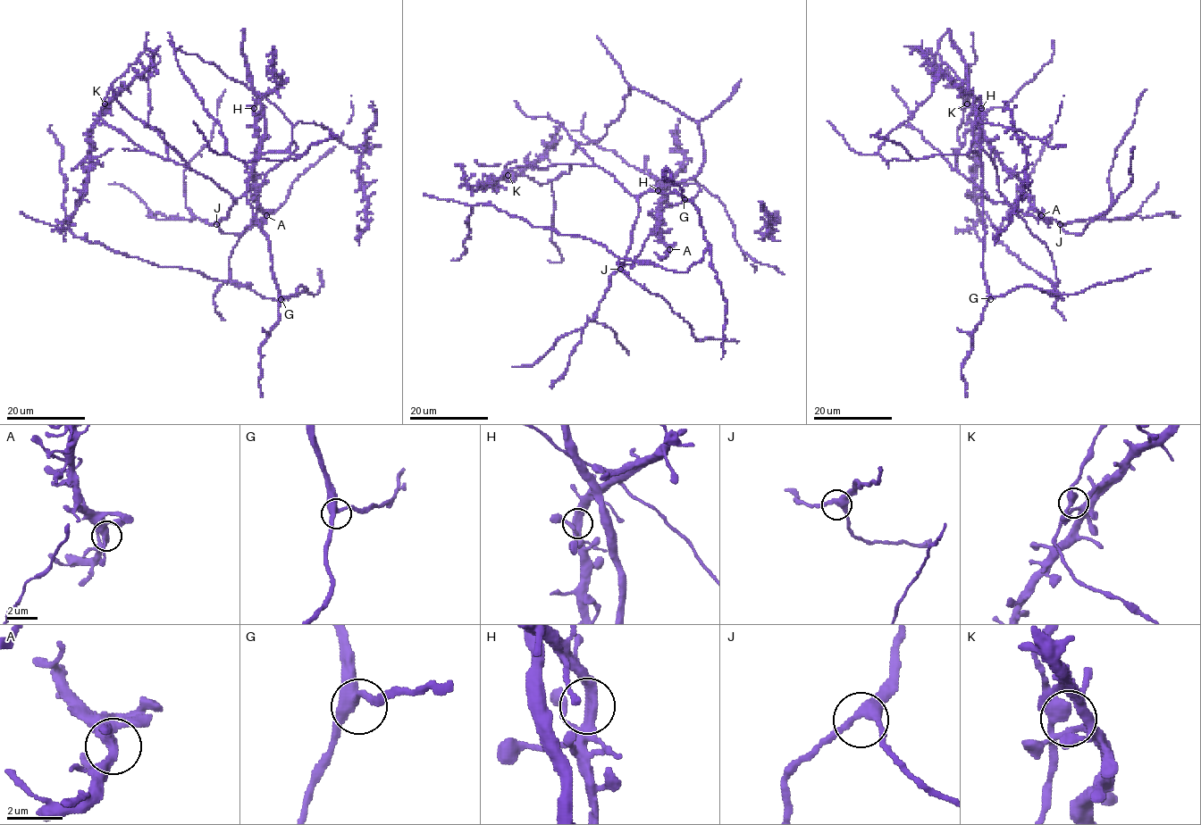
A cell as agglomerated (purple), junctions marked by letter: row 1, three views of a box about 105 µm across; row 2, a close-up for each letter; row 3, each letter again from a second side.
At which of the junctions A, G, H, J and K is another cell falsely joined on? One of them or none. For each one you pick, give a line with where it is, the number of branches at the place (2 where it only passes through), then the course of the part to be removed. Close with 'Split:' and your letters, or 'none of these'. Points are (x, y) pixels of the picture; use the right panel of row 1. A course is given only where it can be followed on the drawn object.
Split: none of these

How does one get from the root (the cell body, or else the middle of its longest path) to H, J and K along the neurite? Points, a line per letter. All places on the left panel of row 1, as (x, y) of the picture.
H: (279, 290), (269, 237), (246, 194), (264, 129), (259, 100), (254, 108)
J: (279, 290), (272, 266), (269, 237), (247, 198), (238, 197), (230, 208), (229, 216), (216, 224)
K: (279, 290), (269, 237), (247, 198), (232, 197), (211, 179), (145, 151), (104, 122), (100, 114), (104, 104)

